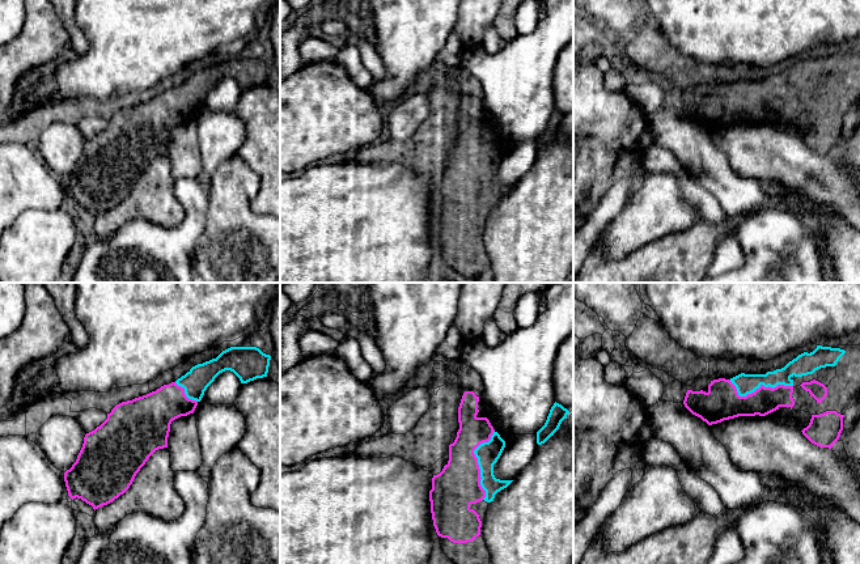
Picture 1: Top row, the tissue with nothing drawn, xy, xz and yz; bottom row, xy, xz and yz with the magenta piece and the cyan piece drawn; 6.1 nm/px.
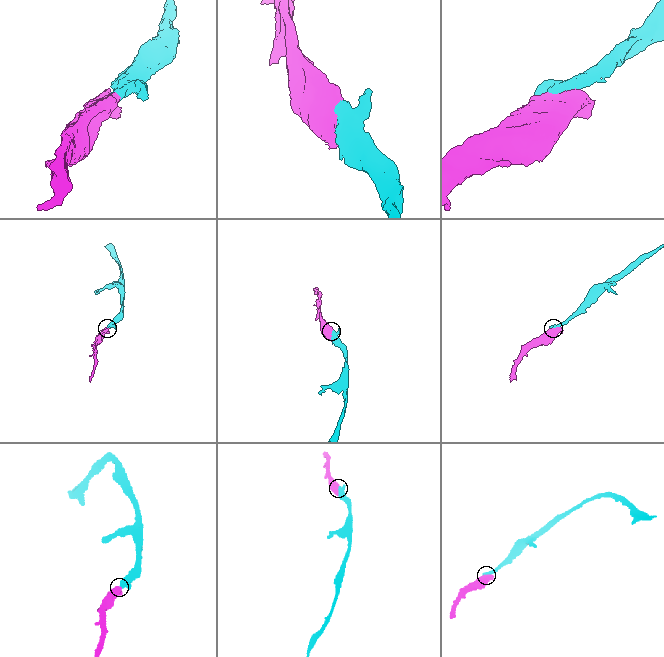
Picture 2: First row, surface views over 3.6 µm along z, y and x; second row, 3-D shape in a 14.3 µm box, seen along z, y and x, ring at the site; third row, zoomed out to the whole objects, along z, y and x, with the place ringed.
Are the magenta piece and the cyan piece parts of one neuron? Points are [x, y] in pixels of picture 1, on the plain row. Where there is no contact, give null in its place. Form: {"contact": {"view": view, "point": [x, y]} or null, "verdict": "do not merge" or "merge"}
{"contact": {"view": "xz", "point": [477, 170]}, "verdict": "merge"}

